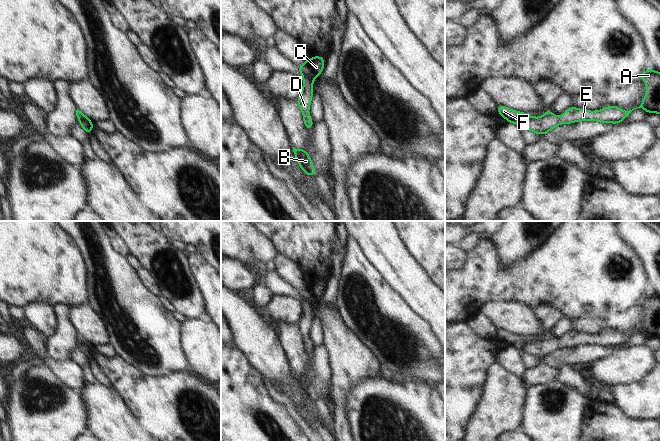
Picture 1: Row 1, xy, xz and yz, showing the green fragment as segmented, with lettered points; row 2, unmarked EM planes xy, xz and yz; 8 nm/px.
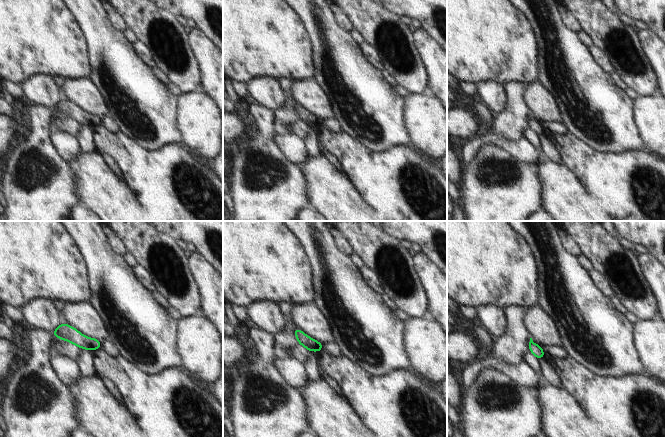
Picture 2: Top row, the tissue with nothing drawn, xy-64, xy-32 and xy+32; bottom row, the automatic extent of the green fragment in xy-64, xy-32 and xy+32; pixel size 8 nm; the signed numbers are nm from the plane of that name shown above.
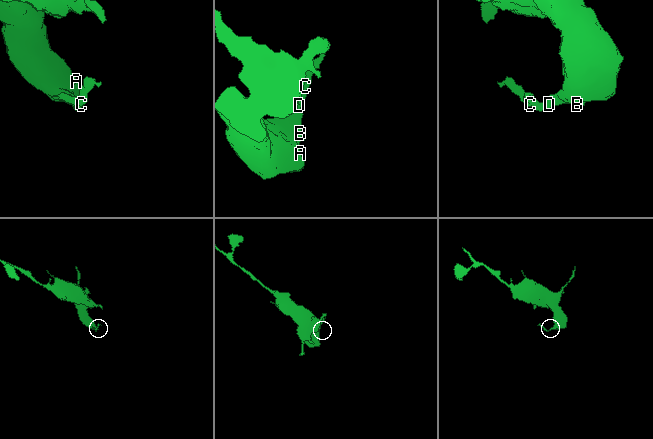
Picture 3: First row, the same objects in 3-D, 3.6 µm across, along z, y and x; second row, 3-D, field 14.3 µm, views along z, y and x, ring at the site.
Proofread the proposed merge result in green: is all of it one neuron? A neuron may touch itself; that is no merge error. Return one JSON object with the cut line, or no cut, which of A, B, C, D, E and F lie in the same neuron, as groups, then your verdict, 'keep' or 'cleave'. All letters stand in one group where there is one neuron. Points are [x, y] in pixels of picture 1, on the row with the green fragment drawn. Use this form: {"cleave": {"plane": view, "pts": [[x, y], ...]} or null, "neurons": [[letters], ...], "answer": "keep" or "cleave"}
{"cleave": {"plane": "xy", "pts": [[79, 120], [92, 127]]}, "neurons": [["A", "B", "D", "E"], ["C", "F"]], "answer": "cleave"}

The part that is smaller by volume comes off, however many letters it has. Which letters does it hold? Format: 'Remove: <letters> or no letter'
Remove: C, F

